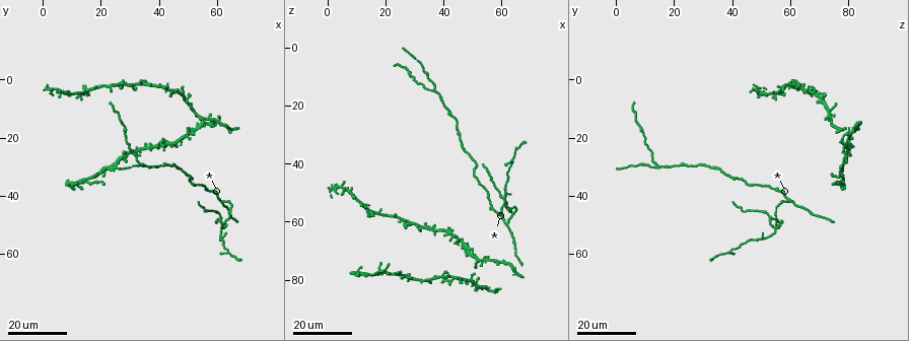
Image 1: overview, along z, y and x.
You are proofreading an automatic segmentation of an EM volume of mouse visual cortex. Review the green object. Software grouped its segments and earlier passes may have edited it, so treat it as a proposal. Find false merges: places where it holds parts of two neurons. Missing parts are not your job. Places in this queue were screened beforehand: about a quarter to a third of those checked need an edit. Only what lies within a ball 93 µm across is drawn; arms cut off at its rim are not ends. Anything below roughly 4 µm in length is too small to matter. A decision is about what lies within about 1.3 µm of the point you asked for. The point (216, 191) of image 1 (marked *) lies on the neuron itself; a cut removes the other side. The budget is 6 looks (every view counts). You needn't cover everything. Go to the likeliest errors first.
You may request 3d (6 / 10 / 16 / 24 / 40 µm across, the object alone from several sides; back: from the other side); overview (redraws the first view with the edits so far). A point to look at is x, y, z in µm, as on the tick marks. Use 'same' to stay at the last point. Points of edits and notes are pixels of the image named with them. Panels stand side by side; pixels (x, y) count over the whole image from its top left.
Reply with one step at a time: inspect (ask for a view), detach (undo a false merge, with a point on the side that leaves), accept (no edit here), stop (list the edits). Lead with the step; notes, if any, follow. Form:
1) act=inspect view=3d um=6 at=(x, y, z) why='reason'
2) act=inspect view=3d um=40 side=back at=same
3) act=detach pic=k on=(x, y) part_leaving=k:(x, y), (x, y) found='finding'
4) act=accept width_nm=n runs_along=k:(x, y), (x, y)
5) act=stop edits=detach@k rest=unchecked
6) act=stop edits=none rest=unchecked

act=inspect view=3d um=24 at=(62, 50, 55) why='four-way junction'

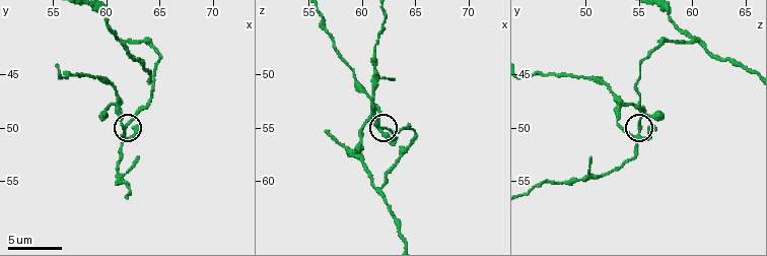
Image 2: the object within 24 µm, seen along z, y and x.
act=inspect view=3d um=6 at=(61.4, 50.6, 54.2)

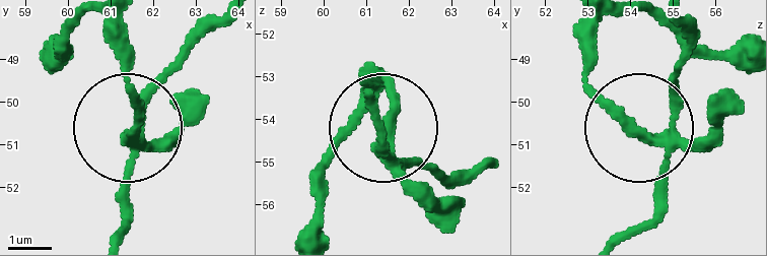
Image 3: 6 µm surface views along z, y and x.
act=detach pic=3 on=(137, 118) part_leaving=3:(671, 137), (642, 133), (599, 93), (587, 16) found='a second neuron is stuck on'

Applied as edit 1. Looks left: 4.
act=inspect view=overview why='redraw'

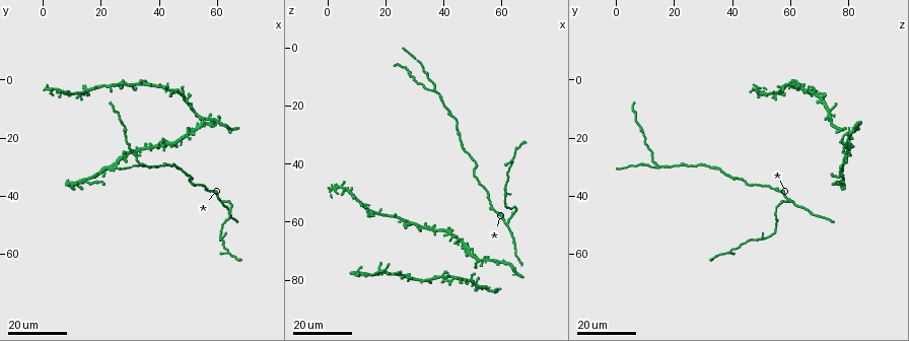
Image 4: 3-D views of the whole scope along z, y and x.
act=inspect view=3d um=24 at=(37, 30, 15) why='three arms meet'

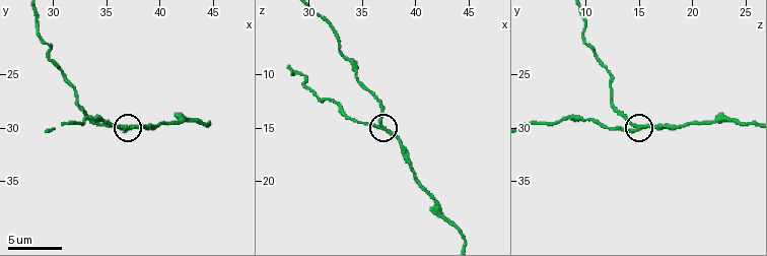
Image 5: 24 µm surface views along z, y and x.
act=inspect view=3d um=6 at=(36.8, 30.2, 14.6) why='closer look'

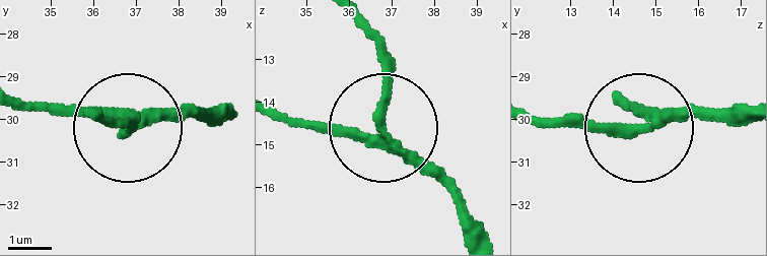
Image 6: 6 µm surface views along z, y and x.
act=accept width_nm=220 found='one neuron here'

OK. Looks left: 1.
act=inspect view=3d um=6 at=(61.8, 42.2, 60.8) why='two arms in line, one across'

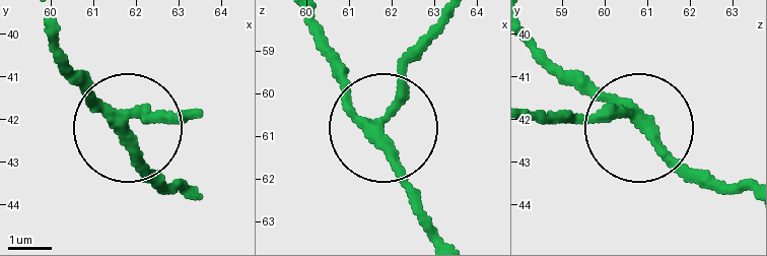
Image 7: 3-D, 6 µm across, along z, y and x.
act=accept arms=3 runs_along=7:(47, 37), (163, 186) found='all the same neuron'

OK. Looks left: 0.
act=stop edits=detach@3 rest=unchecked

